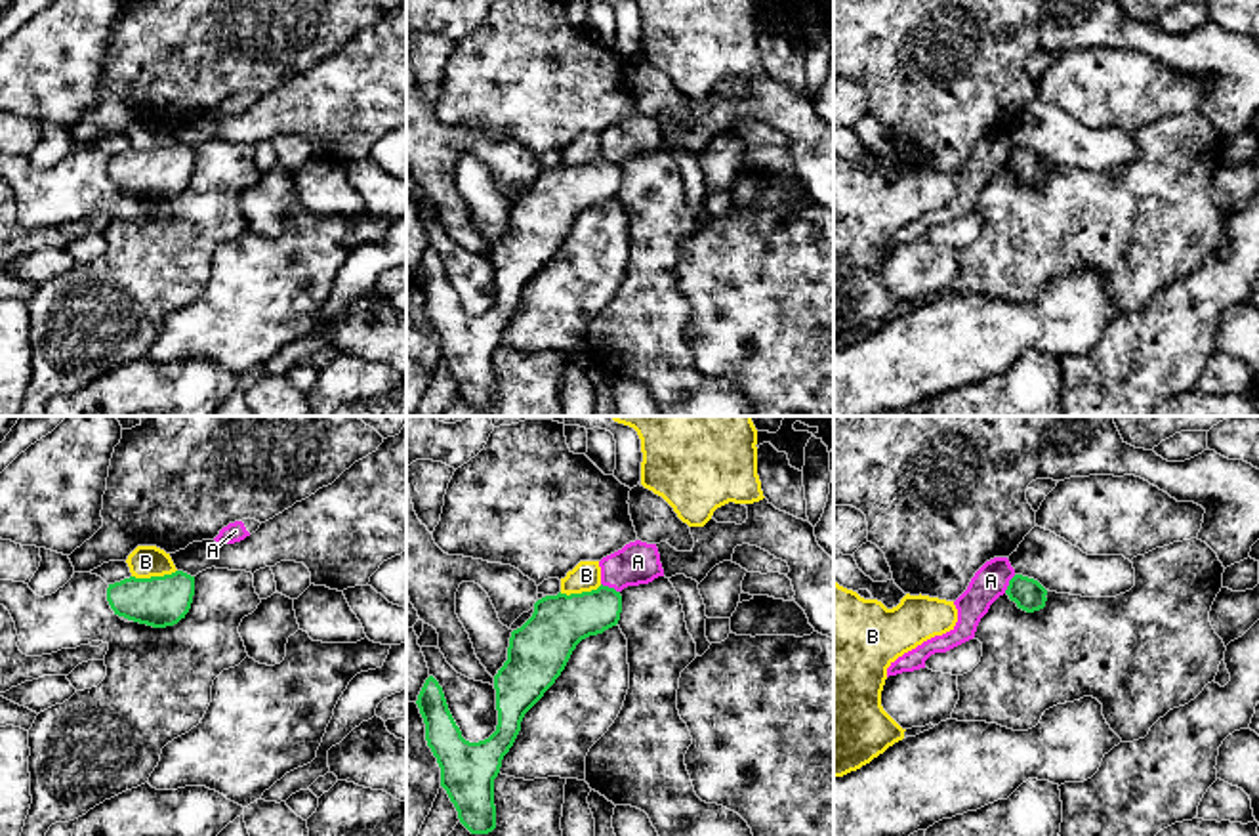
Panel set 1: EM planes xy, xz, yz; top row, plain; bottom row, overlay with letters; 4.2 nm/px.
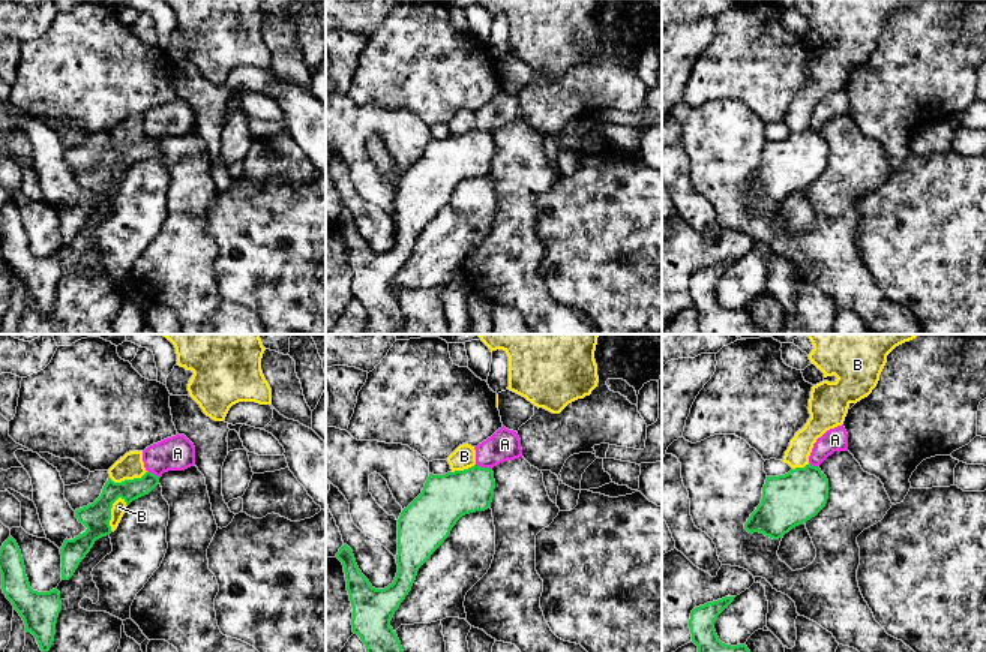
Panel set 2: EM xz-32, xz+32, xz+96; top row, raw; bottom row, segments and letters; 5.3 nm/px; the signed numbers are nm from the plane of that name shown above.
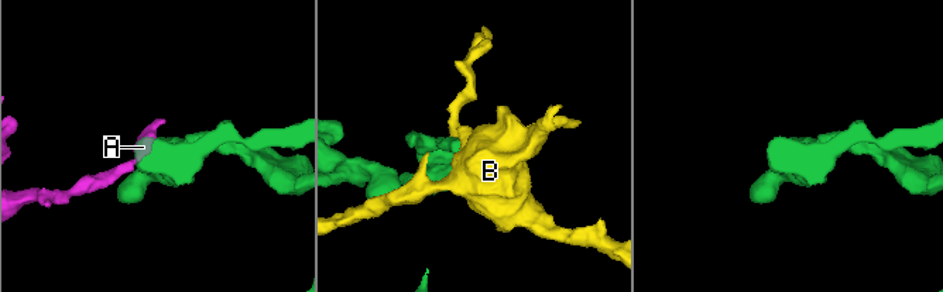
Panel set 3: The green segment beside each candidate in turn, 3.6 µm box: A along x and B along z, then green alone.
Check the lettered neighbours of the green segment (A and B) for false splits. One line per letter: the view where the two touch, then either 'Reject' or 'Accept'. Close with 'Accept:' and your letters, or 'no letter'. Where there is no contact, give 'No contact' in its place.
A: Touches green in xz. Reject
B: Touches green in xy. Reject
Accept: no letter

